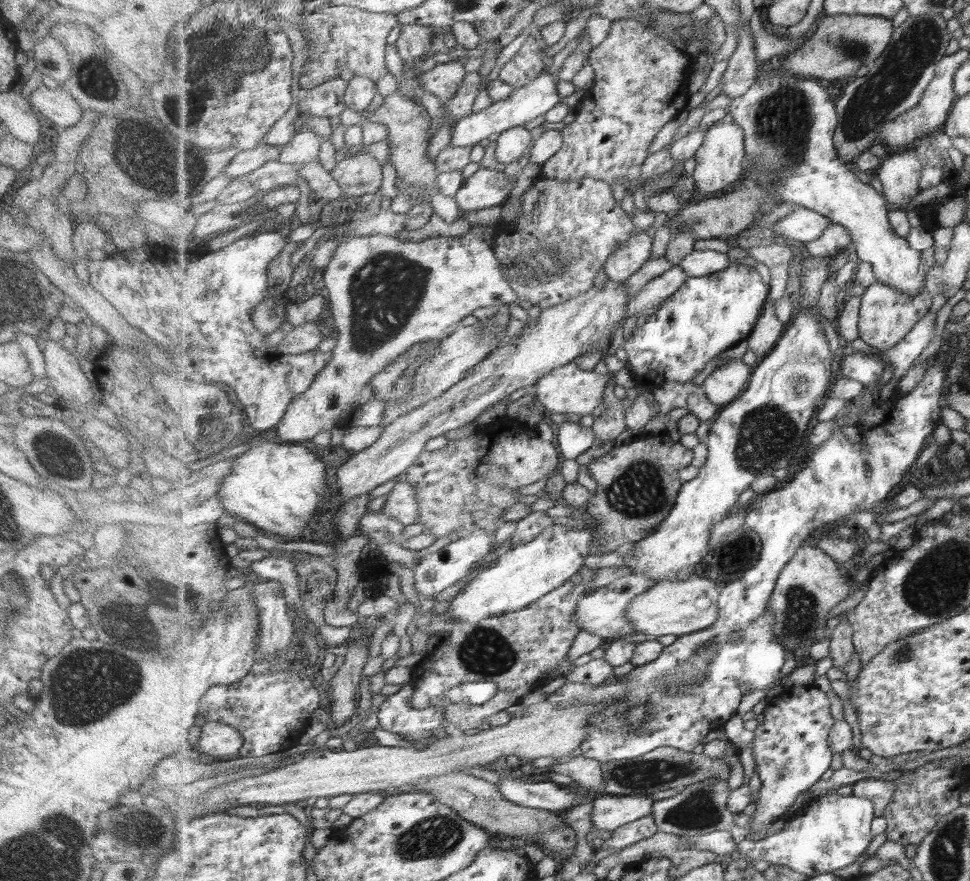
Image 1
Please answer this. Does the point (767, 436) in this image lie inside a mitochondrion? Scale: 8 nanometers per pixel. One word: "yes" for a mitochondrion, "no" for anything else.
yes

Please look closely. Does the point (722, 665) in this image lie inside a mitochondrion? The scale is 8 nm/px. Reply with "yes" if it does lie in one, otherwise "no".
no

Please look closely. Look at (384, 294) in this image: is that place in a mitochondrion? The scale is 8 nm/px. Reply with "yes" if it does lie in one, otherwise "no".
yes

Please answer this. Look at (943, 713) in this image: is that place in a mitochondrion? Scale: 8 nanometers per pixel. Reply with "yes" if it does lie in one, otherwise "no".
no

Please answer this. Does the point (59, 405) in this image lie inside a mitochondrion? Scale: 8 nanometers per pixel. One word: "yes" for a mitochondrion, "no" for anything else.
no

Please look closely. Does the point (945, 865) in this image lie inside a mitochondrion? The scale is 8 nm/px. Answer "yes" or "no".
yes

